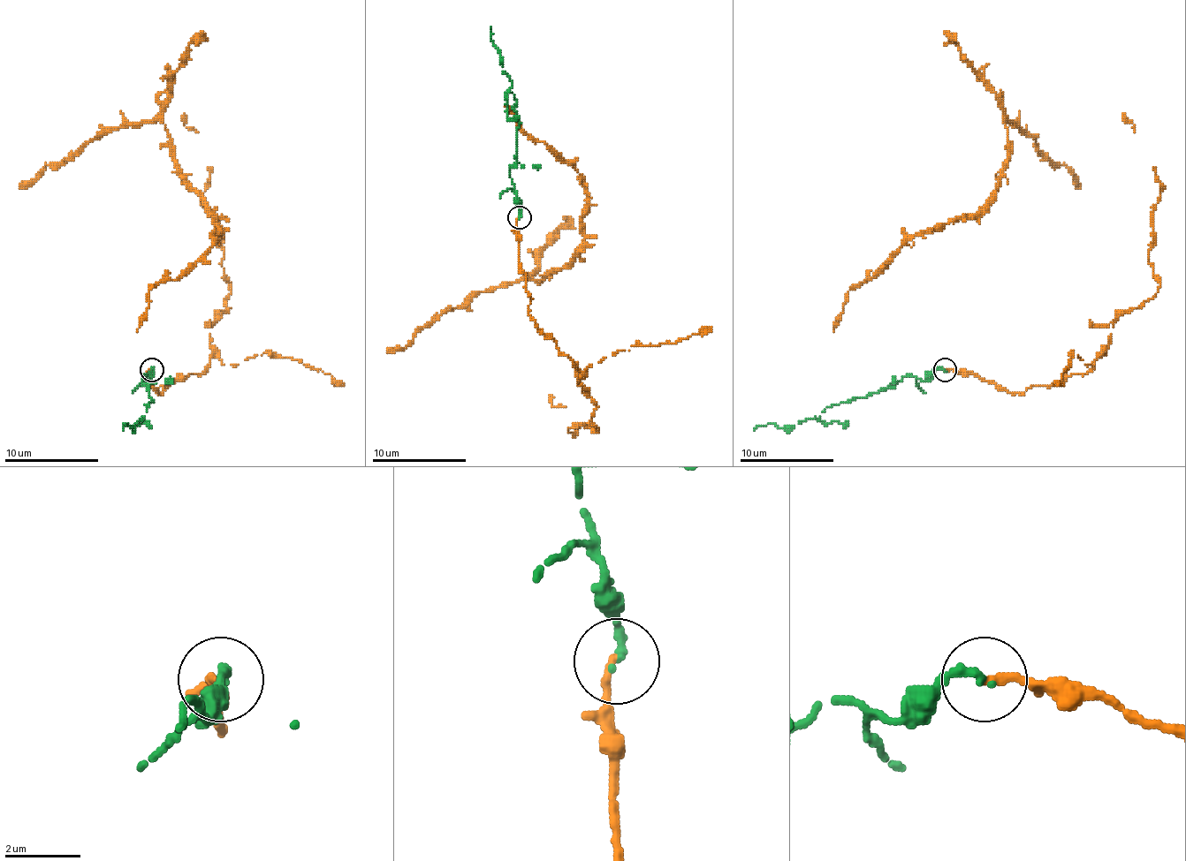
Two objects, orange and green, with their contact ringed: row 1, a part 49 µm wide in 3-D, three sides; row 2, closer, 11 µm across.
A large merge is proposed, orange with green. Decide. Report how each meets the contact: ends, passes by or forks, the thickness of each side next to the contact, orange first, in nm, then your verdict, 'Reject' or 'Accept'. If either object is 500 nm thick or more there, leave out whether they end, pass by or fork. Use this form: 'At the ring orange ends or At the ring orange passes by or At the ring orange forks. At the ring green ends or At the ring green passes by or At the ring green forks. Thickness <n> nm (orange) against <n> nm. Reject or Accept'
At the ring orange ends. At the ring green ends. Thickness 220 nm (orange) against 260 nm. Accept

